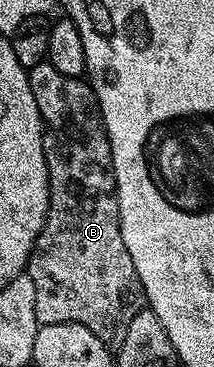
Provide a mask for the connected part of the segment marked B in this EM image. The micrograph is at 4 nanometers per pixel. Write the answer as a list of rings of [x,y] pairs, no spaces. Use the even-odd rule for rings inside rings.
[[[48,61],[28,68],[28,72],[31,81],[31,93],[35,93],[35,105],[39,105],[39,113],[41,114],[43,153],[45,154],[47,173],[49,174],[47,217],[43,229],[35,241],[33,251],[29,255],[29,266],[27,268],[31,281],[35,281],[35,317],[38,324],[41,325],[46,323],[78,323],[87,329],[91,329],[91,333],[95,333],[95,337],[99,337],[99,341],[103,341],[103,345],[116,349],[123,345],[123,337],[127,337],[127,325],[131,325],[135,313],[143,310],[147,300],[143,285],[139,281],[139,273],[135,273],[135,261],[131,261],[131,253],[127,253],[127,245],[123,245],[119,201],[117,200],[117,182],[113,176],[113,158],[111,157],[109,138],[105,132],[105,122],[101,116],[101,110],[97,104],[93,88],[89,86],[84,78],[67,77],[67,73],[59,73],[59,69],[55,69],[55,65],[51,65]]]

